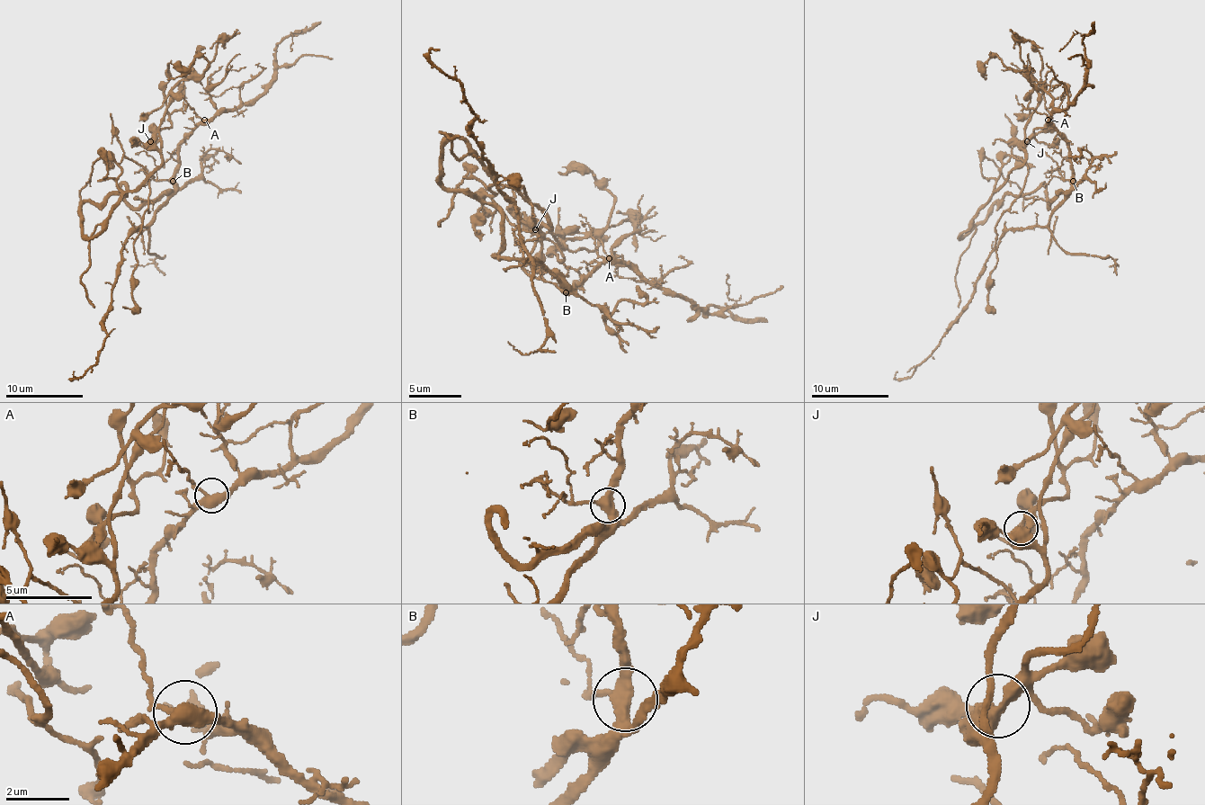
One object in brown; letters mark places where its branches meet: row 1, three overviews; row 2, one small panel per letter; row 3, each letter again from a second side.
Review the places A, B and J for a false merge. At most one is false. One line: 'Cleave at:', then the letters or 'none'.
Cleave at: none

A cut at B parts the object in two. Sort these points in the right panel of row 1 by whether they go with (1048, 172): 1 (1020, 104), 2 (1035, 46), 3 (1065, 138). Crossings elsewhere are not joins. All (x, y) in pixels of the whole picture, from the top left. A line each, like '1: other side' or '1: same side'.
1: same side
2: other side
3: same side

